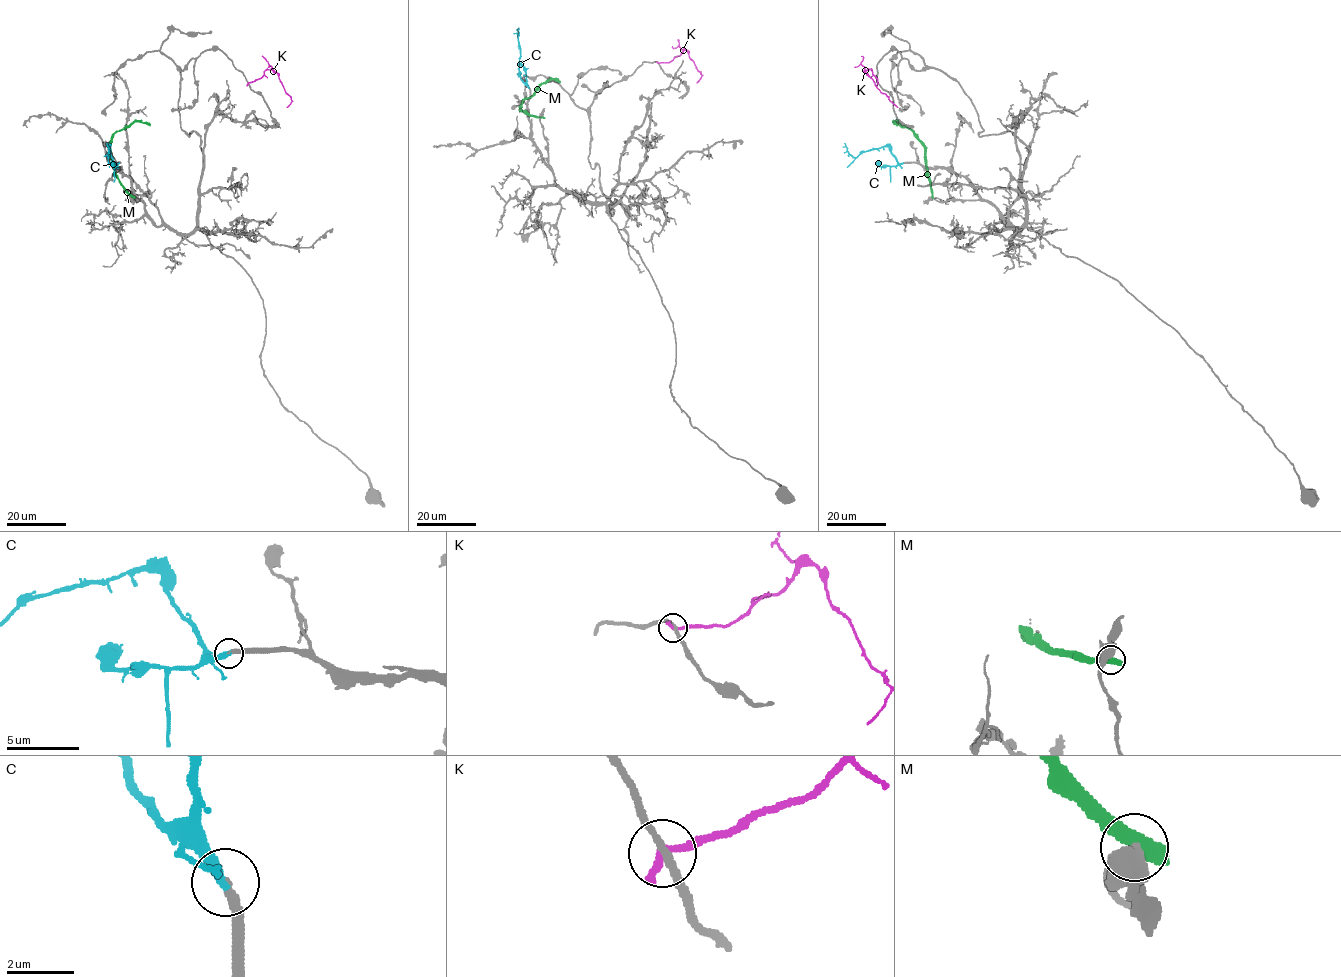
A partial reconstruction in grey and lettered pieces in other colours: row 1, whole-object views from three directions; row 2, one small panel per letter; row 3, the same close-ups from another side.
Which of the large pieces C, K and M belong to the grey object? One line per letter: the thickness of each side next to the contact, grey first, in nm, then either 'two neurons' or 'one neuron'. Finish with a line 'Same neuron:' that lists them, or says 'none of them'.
C: 240 nm thick on the grey side, 300 nm on the other; one neuron
K: 240 nm thick on the grey side, 280 nm on the other; two neurons
M: 480 nm thick on the grey side, 600 nm on the other; two neurons
Same neuron: C

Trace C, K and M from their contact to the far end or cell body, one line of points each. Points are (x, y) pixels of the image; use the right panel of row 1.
C: (902, 163), (897, 162), (888, 147), (862, 151), (853, 157), (844, 143)
K: (878, 83), (871, 69), (867, 69), (865, 72), (875, 86), (898, 107)
M: (932, 196), (925, 146), (912, 131), (896, 121), (897, 125)

